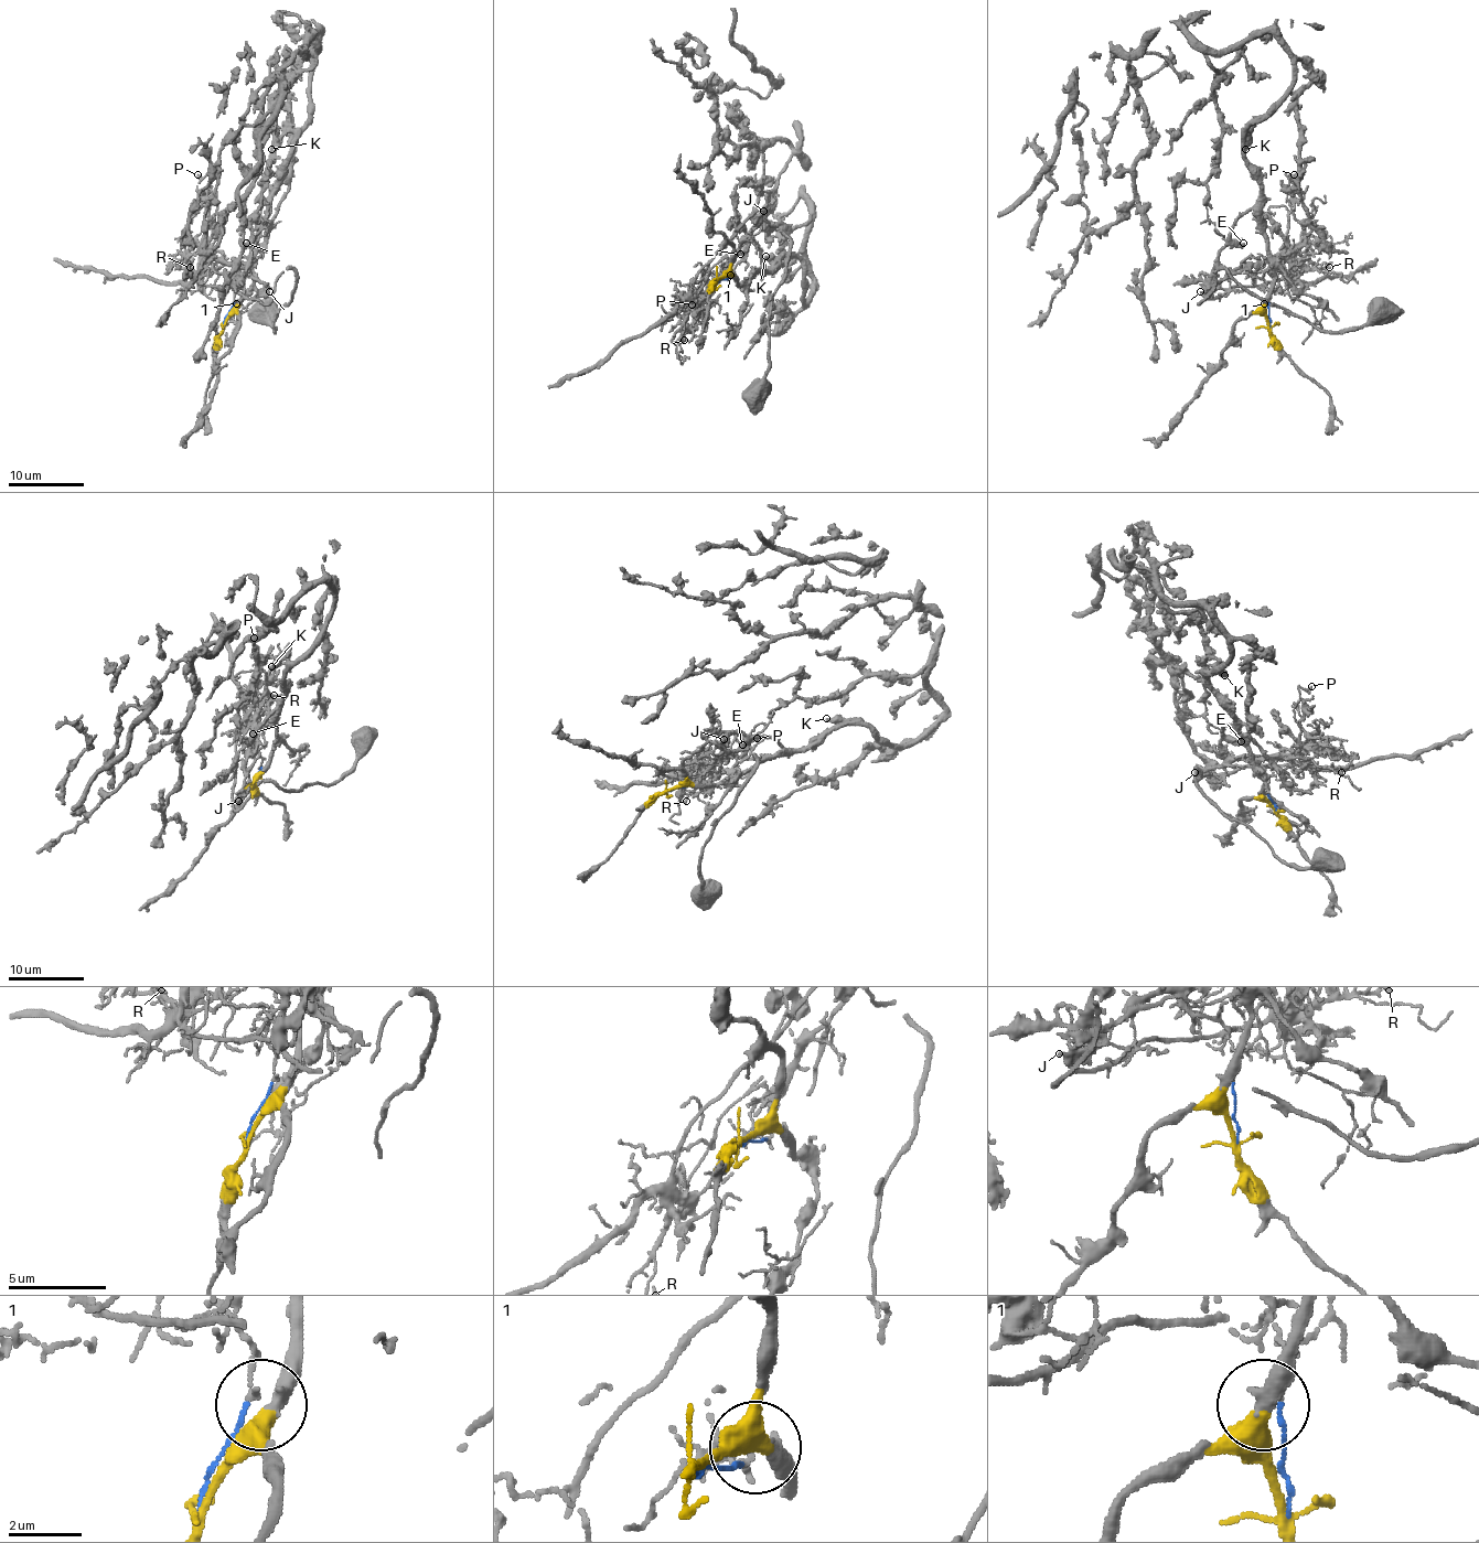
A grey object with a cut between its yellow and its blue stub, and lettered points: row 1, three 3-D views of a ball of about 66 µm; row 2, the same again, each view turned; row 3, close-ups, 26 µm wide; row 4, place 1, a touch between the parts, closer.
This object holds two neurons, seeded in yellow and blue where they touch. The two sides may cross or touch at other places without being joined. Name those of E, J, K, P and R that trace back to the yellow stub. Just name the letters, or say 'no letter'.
E, K

